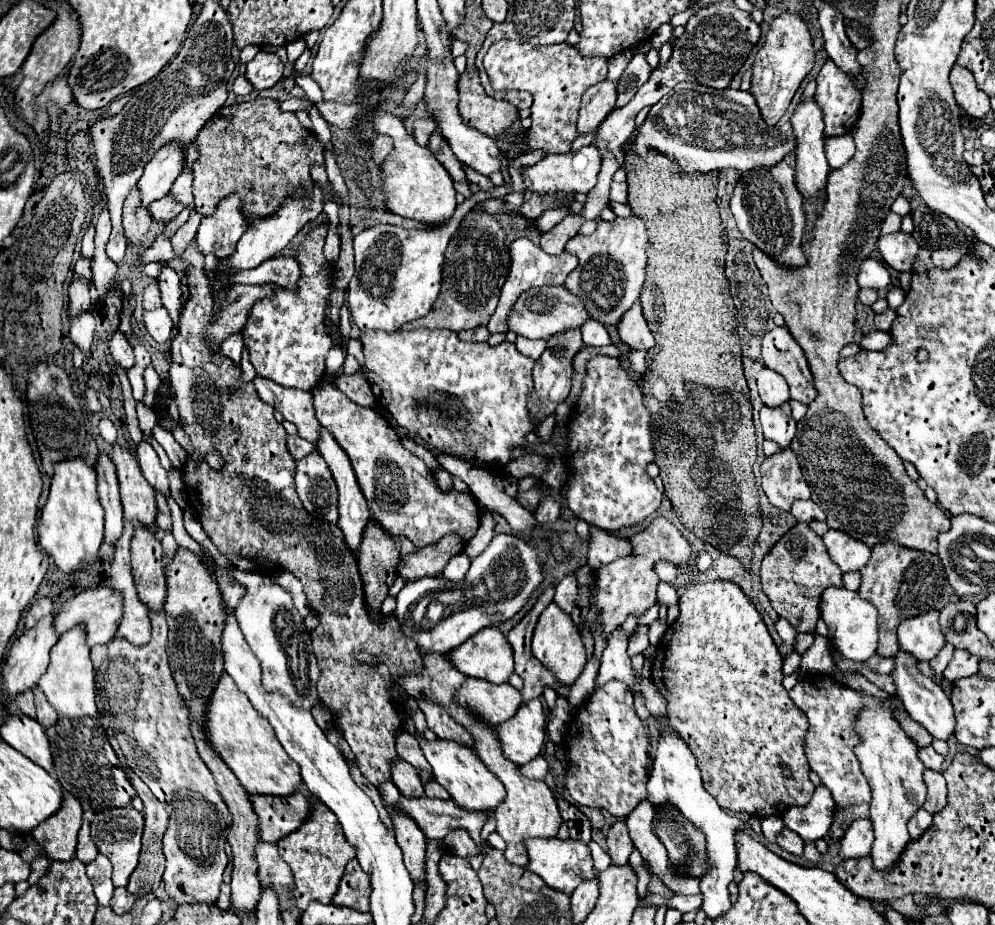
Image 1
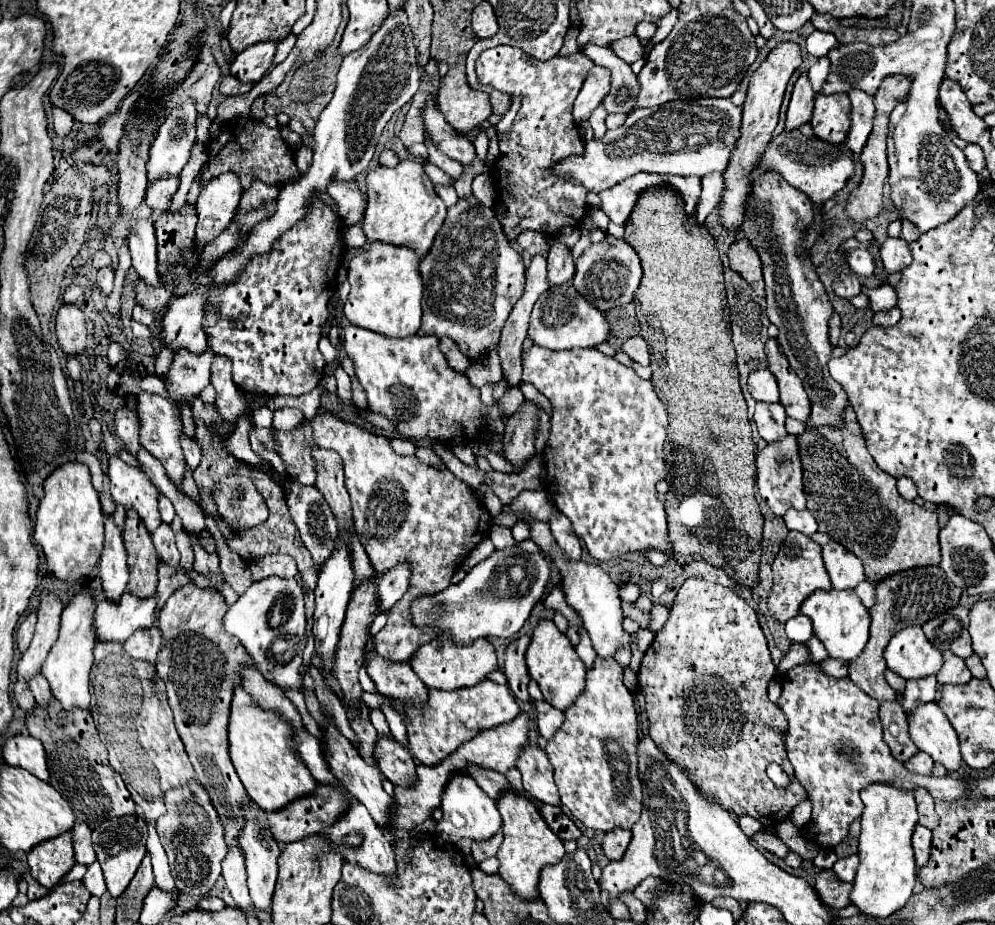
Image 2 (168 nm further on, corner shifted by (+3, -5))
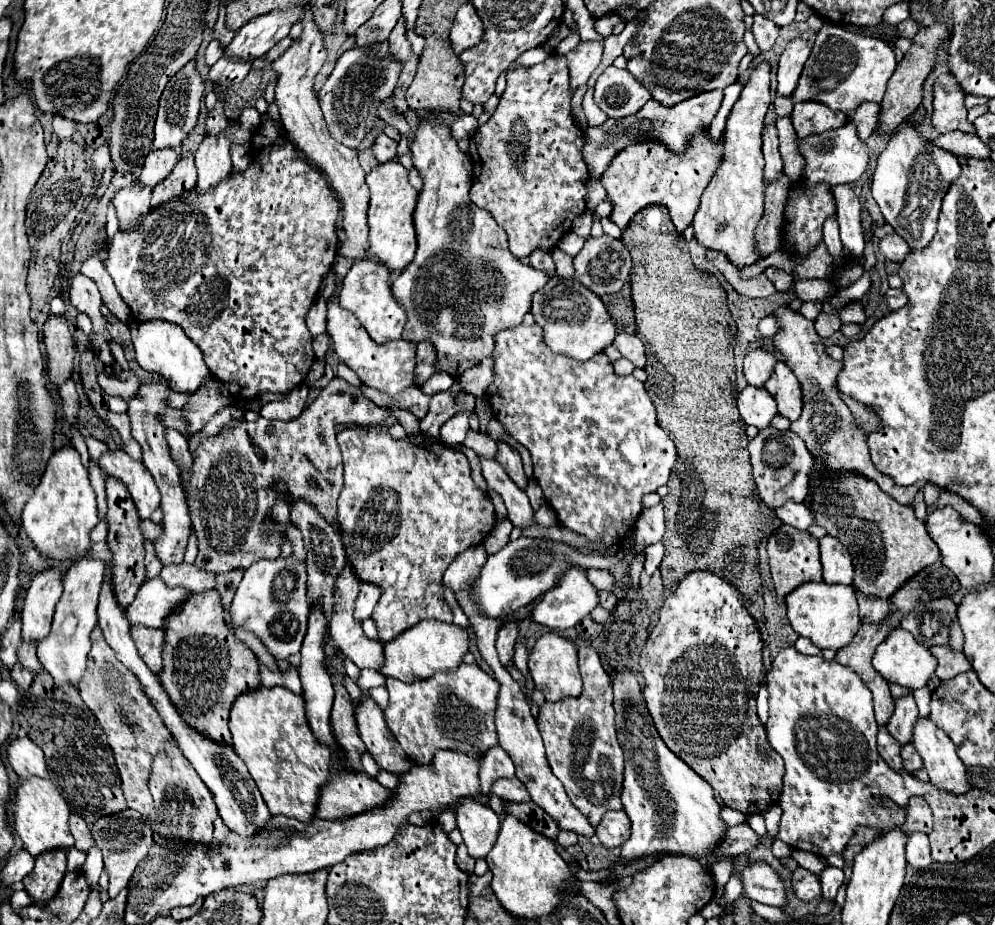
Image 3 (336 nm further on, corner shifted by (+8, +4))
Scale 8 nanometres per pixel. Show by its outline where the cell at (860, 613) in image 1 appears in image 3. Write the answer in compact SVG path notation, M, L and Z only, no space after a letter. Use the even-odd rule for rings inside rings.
M824 581L804 583L792 593L788 593L786 609L788 609L788 621L792 629L800 637L810 639L820 649L838 651L844 645L848 645L856 635L856 631L860 629L858 601L856 601L854 589L848 585L828 585Z

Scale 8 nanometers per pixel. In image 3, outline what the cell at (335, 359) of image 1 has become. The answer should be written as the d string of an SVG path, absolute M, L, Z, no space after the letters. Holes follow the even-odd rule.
M319 297L306 316L308 330L314 338L326 333L326 311L327 301L323 297Z

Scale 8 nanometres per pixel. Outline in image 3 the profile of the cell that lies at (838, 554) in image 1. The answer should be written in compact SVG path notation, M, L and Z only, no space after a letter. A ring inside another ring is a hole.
M826 535L820 539L820 553L822 553L822 579L826 583L844 583L852 585L854 567L848 549L834 537Z

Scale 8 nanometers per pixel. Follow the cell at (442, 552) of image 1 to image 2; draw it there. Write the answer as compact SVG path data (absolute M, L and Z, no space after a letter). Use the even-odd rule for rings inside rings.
M403 562L401 566L387 570L379 578L377 596L379 596L381 610L389 610L395 602L399 602L405 590L409 590L409 562Z

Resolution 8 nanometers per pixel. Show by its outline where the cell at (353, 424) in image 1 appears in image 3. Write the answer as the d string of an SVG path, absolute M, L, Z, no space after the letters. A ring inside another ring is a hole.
M384 425L348 427L336 435L336 441L344 457L344 489L338 499L338 525L348 563L360 583L372 583L382 589L372 613L380 641L390 641L424 619L452 623L452 609L444 601L442 575L456 555L472 545L480 545L496 523L490 495L474 485L468 459L440 439L422 433L394 439Z

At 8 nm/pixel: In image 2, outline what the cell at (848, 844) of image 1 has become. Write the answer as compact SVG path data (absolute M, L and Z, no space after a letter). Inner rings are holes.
M851 854L851 856L845 856L845 858L839 858L833 866L835 874L845 880L845 882L853 882L853 874L857 870L857 862L859 862L859 854Z

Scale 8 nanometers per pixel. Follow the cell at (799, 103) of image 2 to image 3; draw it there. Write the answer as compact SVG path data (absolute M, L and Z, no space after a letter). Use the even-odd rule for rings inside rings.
M792 39L786 45L786 49L780 55L778 71L776 71L776 75L778 75L776 77L778 79L776 93L778 95L782 95L782 97L790 97L792 95L808 55L810 55L810 47L808 47L808 43L804 39Z

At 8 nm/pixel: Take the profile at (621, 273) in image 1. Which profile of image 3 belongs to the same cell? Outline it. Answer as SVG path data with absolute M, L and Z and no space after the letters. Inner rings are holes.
M602 235L598 239L594 239L594 237L586 239L582 251L574 257L574 267L576 267L576 279L582 285L586 285L588 289L592 289L596 295L602 297L606 293L618 291L618 287L626 281L626 277L630 275L632 259L630 259L630 253L622 241Z

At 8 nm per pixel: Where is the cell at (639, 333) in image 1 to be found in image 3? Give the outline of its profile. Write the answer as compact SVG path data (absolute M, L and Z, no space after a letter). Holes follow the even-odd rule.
M620 333L616 337L616 349L622 353L622 357L626 357L628 361L632 361L634 367L644 369L644 365L646 365L646 353L644 353L644 345L642 345L640 337Z

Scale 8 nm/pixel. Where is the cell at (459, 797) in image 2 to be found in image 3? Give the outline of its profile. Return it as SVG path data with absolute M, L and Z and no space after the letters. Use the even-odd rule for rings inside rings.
M466 799L456 811L456 819L468 855L474 859L486 859L500 831L498 815L488 805Z

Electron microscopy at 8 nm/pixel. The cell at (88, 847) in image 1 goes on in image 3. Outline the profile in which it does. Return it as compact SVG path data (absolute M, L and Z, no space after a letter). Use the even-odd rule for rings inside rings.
M70 815L70 831L72 831L74 839L76 839L76 845L74 845L76 849L88 851L94 845L90 827L88 827L88 823L80 815Z

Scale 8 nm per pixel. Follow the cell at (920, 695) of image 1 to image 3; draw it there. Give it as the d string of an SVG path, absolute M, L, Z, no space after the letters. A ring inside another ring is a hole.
M928 717L918 719L912 745L920 753L932 785L956 797L972 789L968 771L956 755L956 747L952 745L950 737L946 737L944 731L936 727Z

